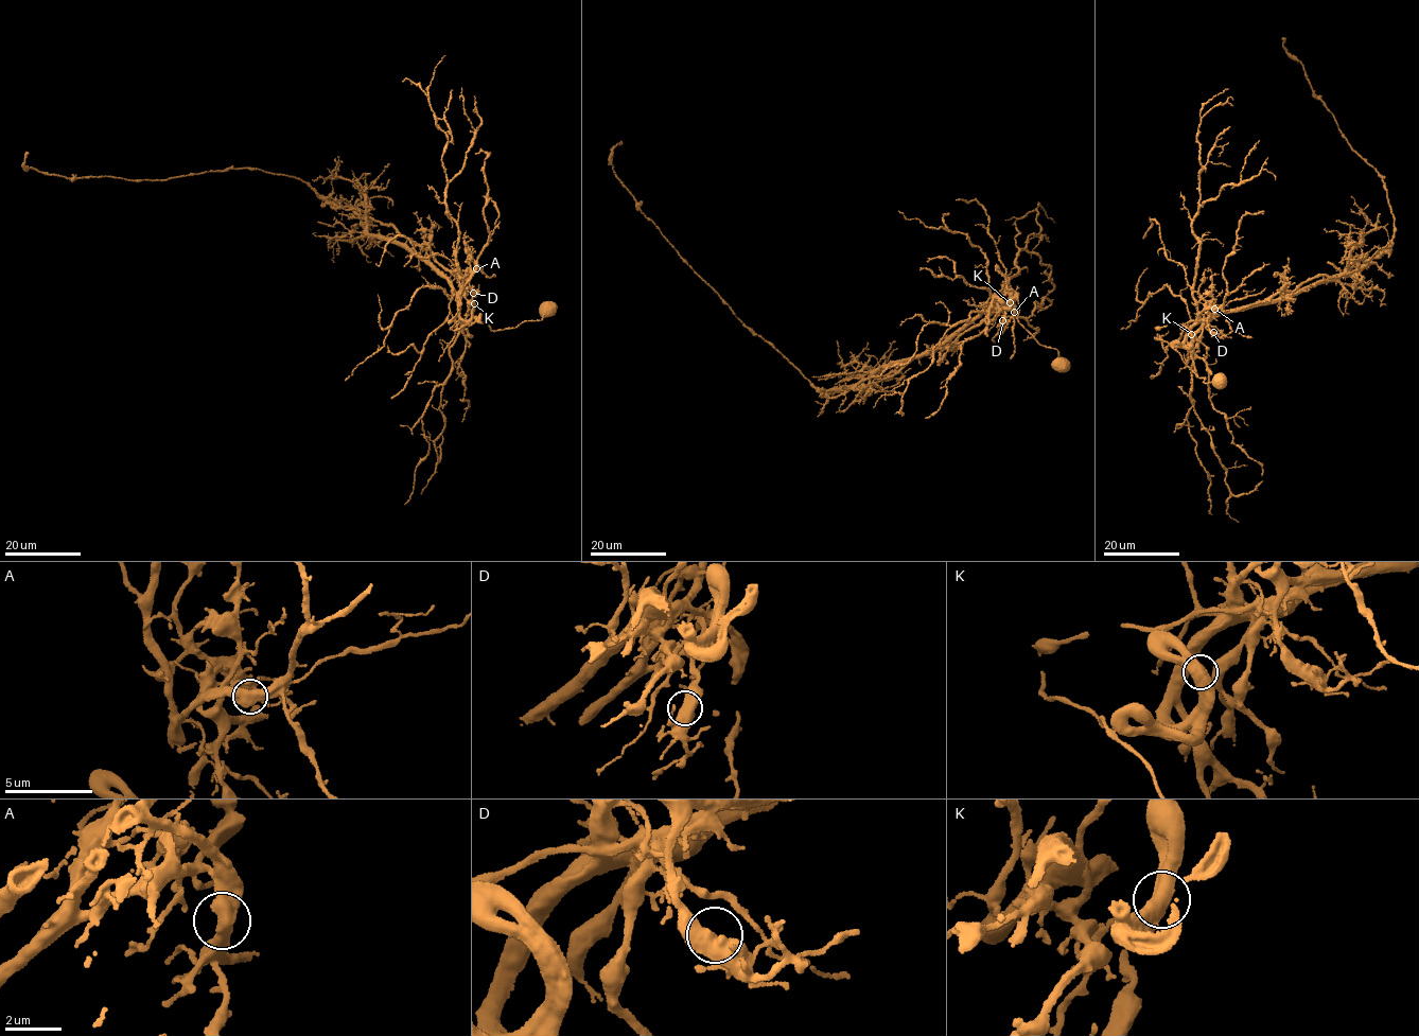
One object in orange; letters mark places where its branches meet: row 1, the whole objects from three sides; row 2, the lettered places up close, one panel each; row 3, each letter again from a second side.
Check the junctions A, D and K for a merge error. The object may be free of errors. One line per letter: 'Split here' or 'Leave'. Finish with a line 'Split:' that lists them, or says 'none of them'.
A: Split here
D: Leave
K: Leave
Split: A

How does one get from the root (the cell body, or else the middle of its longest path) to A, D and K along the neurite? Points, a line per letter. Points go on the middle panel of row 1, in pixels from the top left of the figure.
A: (1061, 363), (1056, 349), (1038, 344), (1019, 322), (1016, 297), (1008, 308), (997, 295), (1013, 304), (1014, 312)
D: (1061, 363), (1056, 349), (1038, 344), (1019, 322), (1016, 297), (1008, 308), (996, 296), (1004, 311), (1002, 320)
K: (1061, 363), (1056, 349), (1038, 344), (1019, 322), (1016, 297), (1008, 308), (1004, 306), (1010, 302)

